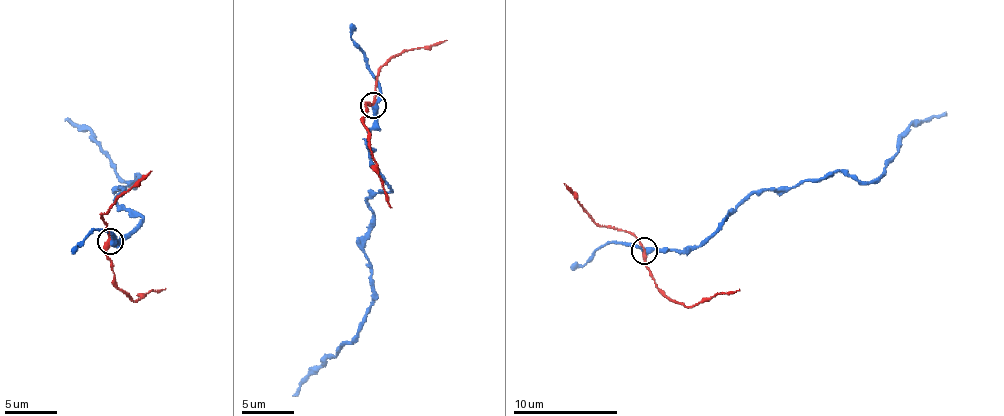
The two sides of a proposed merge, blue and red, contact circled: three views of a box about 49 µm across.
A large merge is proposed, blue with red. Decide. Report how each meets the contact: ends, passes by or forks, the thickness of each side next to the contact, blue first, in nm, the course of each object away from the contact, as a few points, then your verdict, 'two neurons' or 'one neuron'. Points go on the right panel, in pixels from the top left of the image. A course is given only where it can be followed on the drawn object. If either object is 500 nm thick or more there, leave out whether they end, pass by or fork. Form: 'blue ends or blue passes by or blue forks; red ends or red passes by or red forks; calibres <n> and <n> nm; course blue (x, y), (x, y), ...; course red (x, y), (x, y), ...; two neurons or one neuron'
blue passes by; red passes by; calibres 380 and 240 nm; course blue (643, 251), (693, 251), (753, 193), (794, 188), (836, 172), (866, 182), (883, 173), (900, 135), (946, 114); course red (644, 251), (651, 280), (686, 307), (740, 289); two neurons

